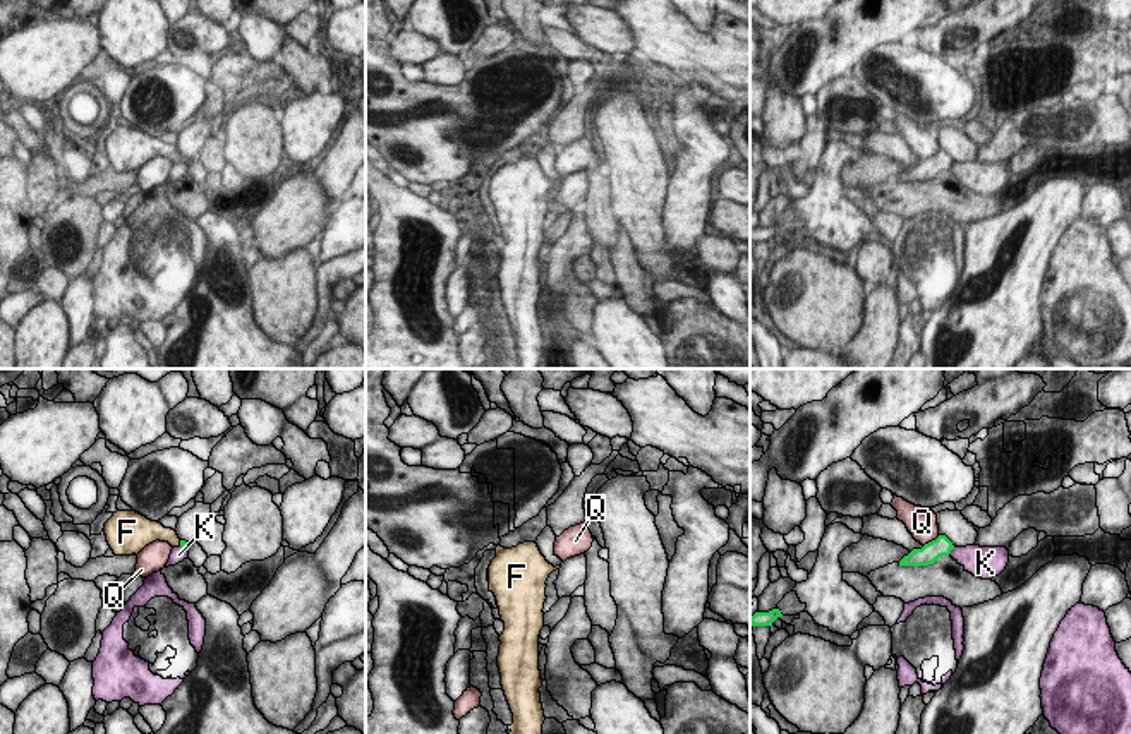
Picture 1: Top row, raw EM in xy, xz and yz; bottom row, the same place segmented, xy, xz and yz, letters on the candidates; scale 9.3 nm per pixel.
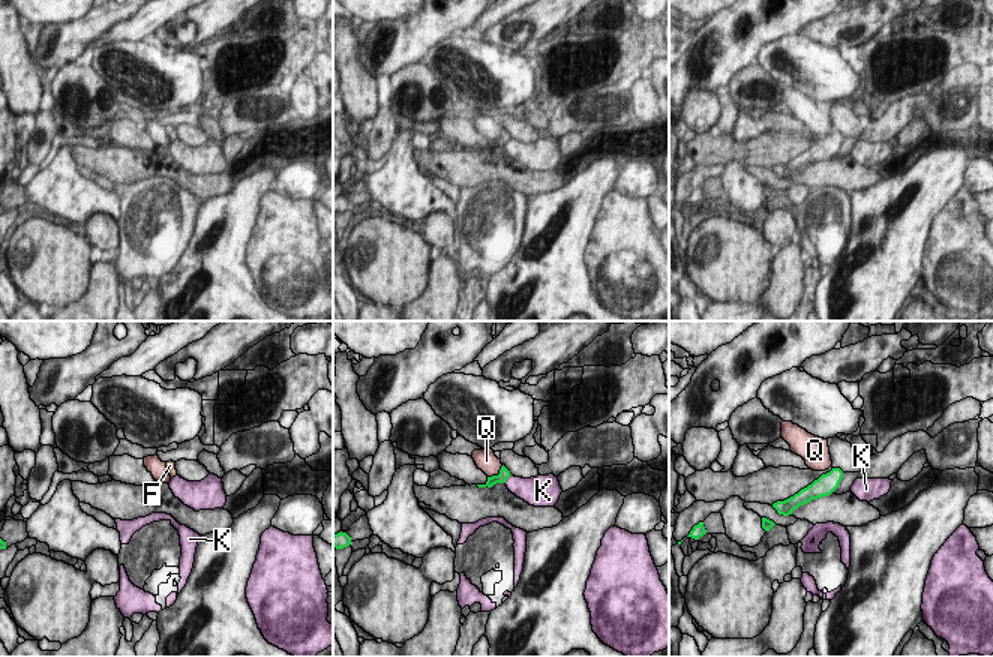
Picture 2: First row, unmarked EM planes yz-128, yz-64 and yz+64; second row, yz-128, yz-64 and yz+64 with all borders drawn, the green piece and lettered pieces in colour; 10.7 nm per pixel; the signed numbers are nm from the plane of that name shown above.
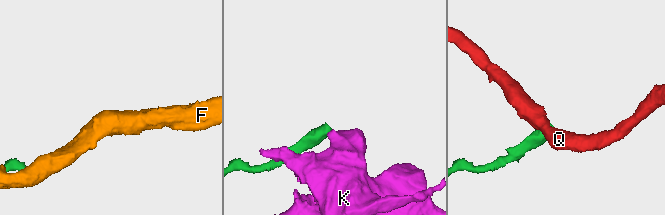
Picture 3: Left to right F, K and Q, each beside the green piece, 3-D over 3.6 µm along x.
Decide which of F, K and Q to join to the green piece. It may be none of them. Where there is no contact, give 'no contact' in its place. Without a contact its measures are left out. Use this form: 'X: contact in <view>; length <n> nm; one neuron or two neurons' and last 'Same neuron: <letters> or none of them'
F: contact in xy; length 70 nm; one neuron
K: contact in yz; length 80 nm; two neurons
Q: contact in yz; length 190 nm; two neurons
Same neuron: F

